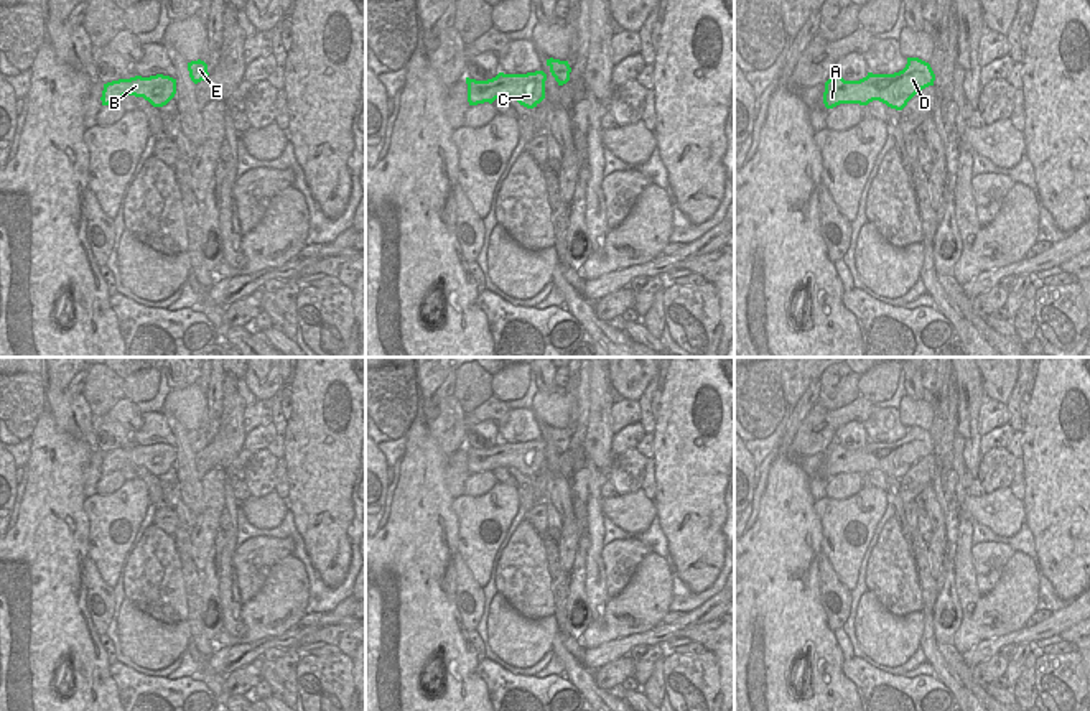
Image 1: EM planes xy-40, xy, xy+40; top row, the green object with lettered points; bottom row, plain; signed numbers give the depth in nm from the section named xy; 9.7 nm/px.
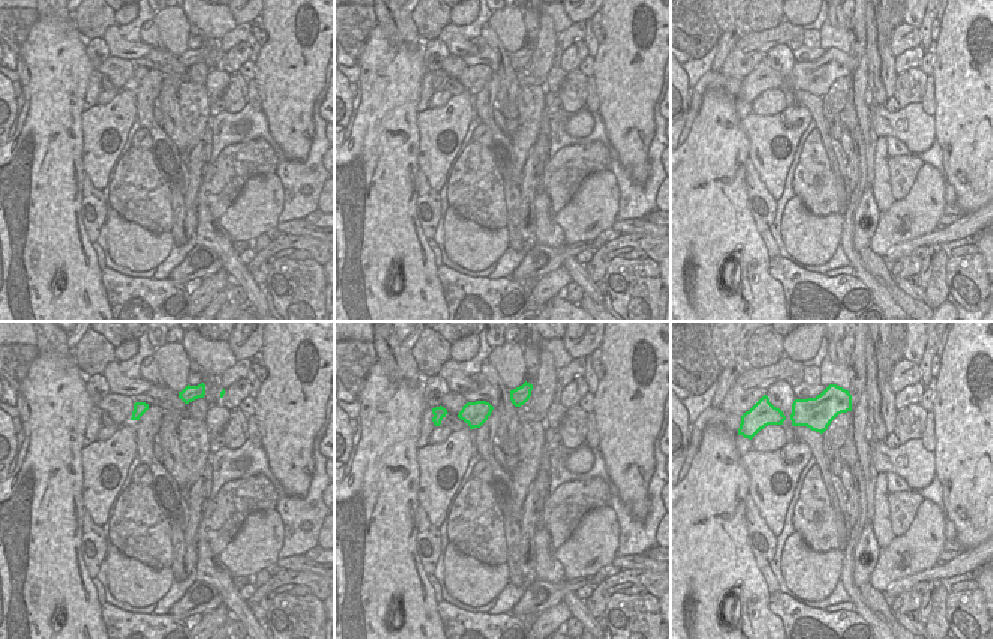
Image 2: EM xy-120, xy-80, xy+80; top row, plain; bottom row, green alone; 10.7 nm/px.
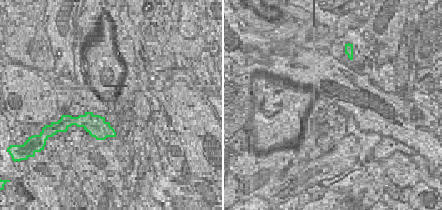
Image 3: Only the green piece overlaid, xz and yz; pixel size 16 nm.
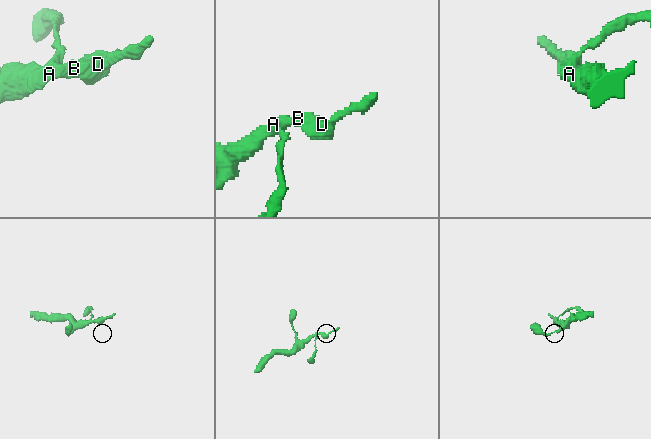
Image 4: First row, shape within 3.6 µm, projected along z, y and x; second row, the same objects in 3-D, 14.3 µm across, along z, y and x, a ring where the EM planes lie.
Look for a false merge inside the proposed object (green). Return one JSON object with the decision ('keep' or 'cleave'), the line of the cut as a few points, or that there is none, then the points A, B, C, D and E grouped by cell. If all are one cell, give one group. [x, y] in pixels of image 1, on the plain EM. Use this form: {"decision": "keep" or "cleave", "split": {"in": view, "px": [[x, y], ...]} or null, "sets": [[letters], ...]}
{"decision": "keep", "split": null, "sets": [["A", "B", "C", "D", "E"]]}

